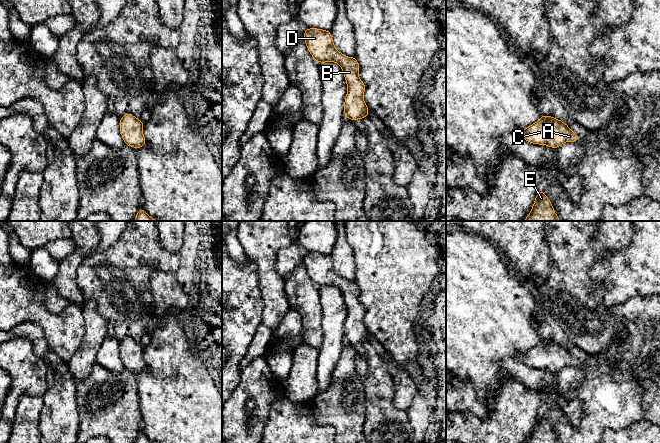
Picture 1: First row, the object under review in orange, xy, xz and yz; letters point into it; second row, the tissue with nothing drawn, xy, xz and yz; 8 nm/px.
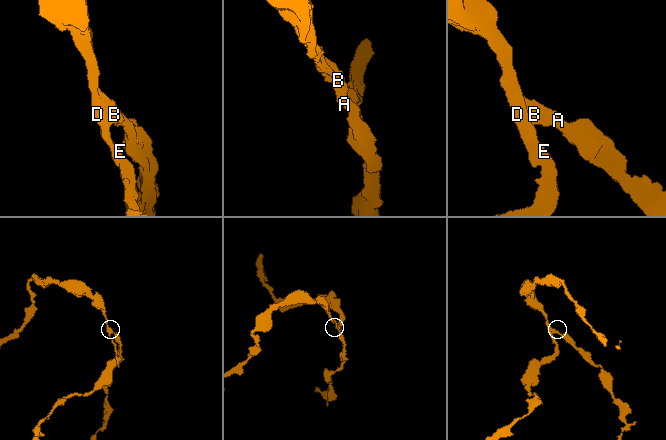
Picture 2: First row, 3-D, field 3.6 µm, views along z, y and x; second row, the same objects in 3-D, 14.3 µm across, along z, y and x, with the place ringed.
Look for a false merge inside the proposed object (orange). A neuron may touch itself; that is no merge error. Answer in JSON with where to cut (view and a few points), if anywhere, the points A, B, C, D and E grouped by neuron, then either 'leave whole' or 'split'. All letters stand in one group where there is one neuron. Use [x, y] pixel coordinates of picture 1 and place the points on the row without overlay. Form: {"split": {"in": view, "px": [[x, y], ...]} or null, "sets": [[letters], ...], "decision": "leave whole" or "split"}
{"split": null, "sets": [["A", "B", "C", "D", "E"]], "decision": "leave whole"}

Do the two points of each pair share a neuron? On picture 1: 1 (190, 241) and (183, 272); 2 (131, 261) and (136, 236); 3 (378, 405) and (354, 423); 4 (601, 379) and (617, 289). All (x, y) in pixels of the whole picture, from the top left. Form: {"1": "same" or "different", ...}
{"1": "same", "2": "same", "3": "different", "4": "different"}

